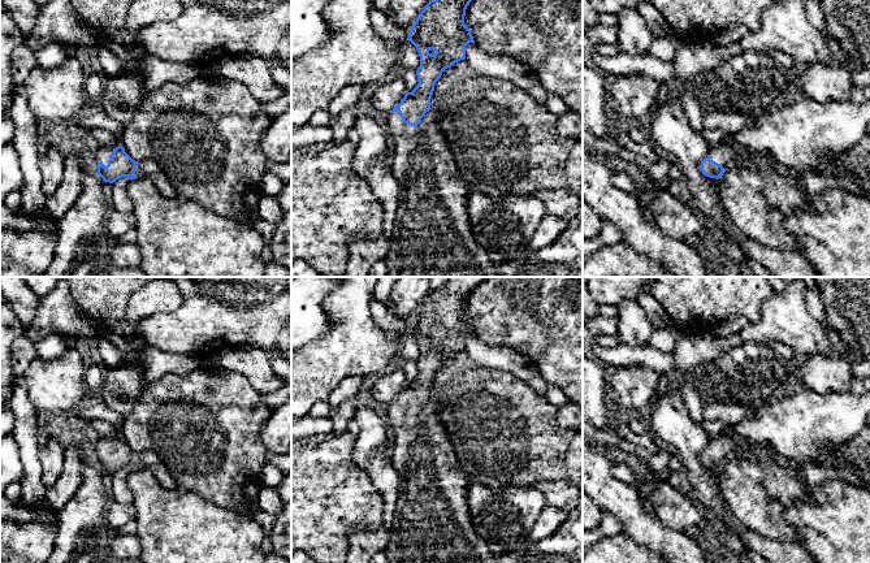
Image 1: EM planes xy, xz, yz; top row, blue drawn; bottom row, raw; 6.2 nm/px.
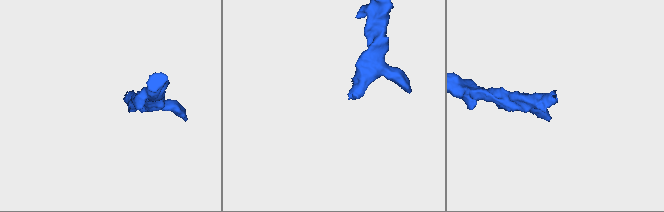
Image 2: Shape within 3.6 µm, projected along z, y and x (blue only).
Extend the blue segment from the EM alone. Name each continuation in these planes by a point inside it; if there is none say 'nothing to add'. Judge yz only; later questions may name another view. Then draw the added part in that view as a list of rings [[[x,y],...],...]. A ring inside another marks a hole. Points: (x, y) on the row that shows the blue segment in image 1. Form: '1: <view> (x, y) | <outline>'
1: yz (728, 152) | [[[728,135],[718,146],[711,147],[709,157],[710,160],[720,164],[724,169],[728,169],[732,165],[748,164],[759,170],[775,169],[782,174],[791,173],[788,168],[779,164],[770,155],[754,155],[744,151],[731,135]]]

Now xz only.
1: xz (432, 237) | [[[395,111],[388,114],[388,131],[391,143],[391,174],[401,185],[395,225],[384,259],[388,277],[498,277],[497,265],[475,239],[468,216],[471,187],[463,181],[440,127],[411,126]]]

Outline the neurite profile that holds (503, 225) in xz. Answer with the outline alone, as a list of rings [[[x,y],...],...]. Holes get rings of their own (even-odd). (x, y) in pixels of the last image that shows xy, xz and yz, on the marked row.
[[[472,190],[468,216],[476,242],[498,267],[521,260],[546,215],[545,204],[533,195],[484,195]]]

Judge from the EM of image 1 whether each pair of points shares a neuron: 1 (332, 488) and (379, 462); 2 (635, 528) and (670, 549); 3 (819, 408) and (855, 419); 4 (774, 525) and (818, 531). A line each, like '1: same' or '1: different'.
1: different
2: same
3: same
4: different

